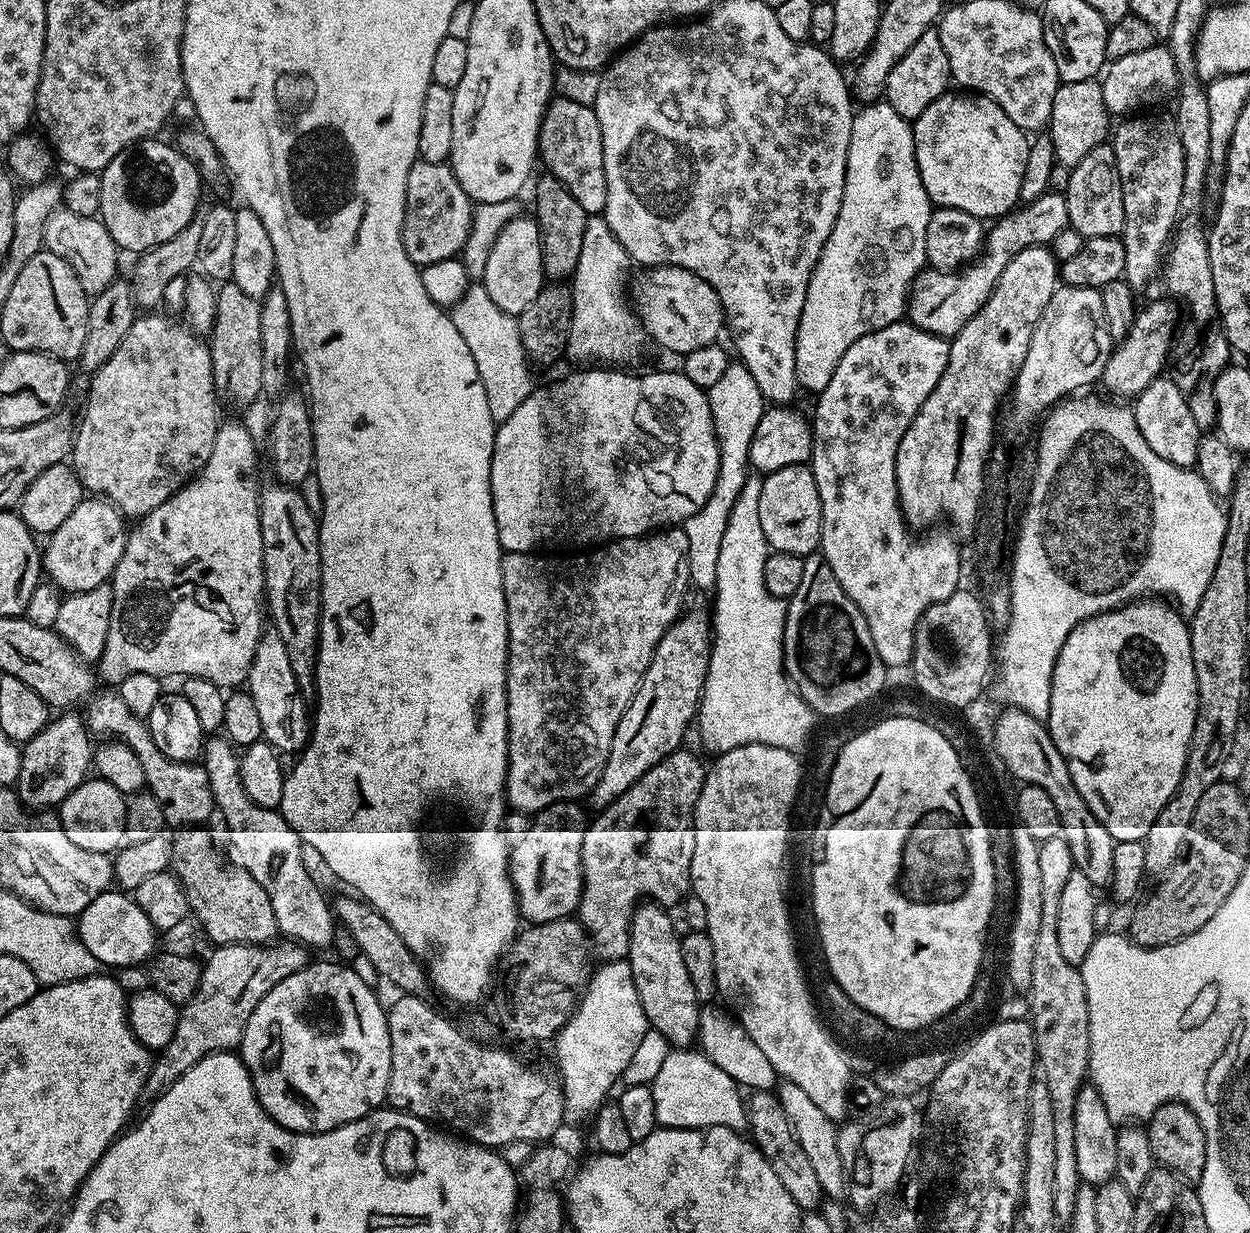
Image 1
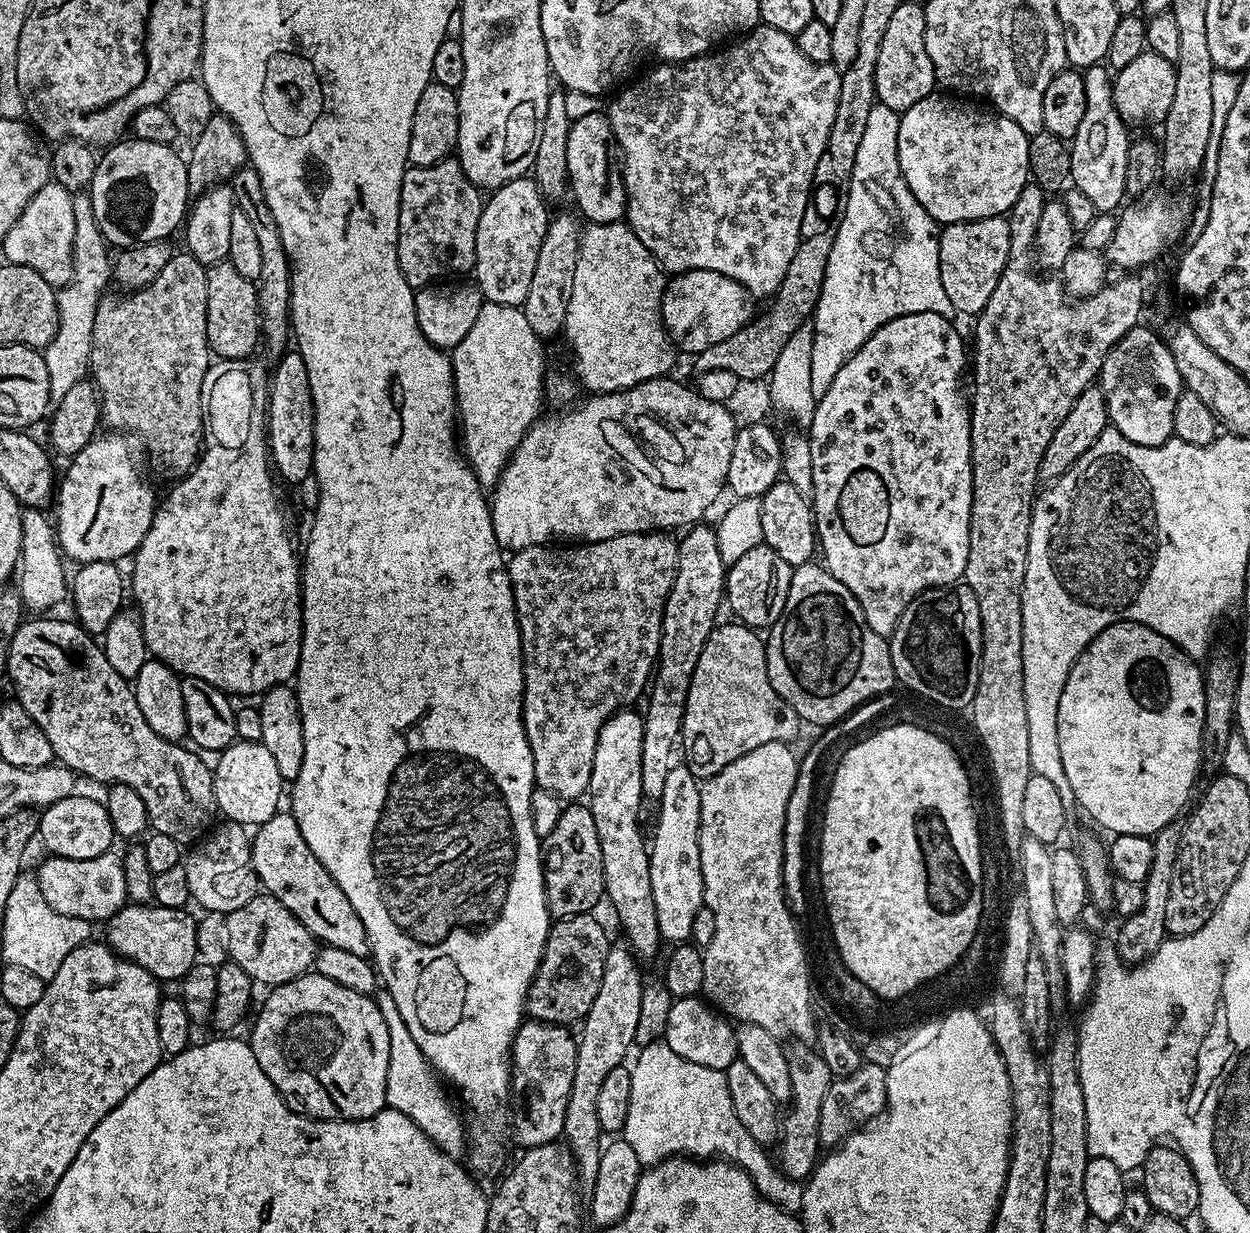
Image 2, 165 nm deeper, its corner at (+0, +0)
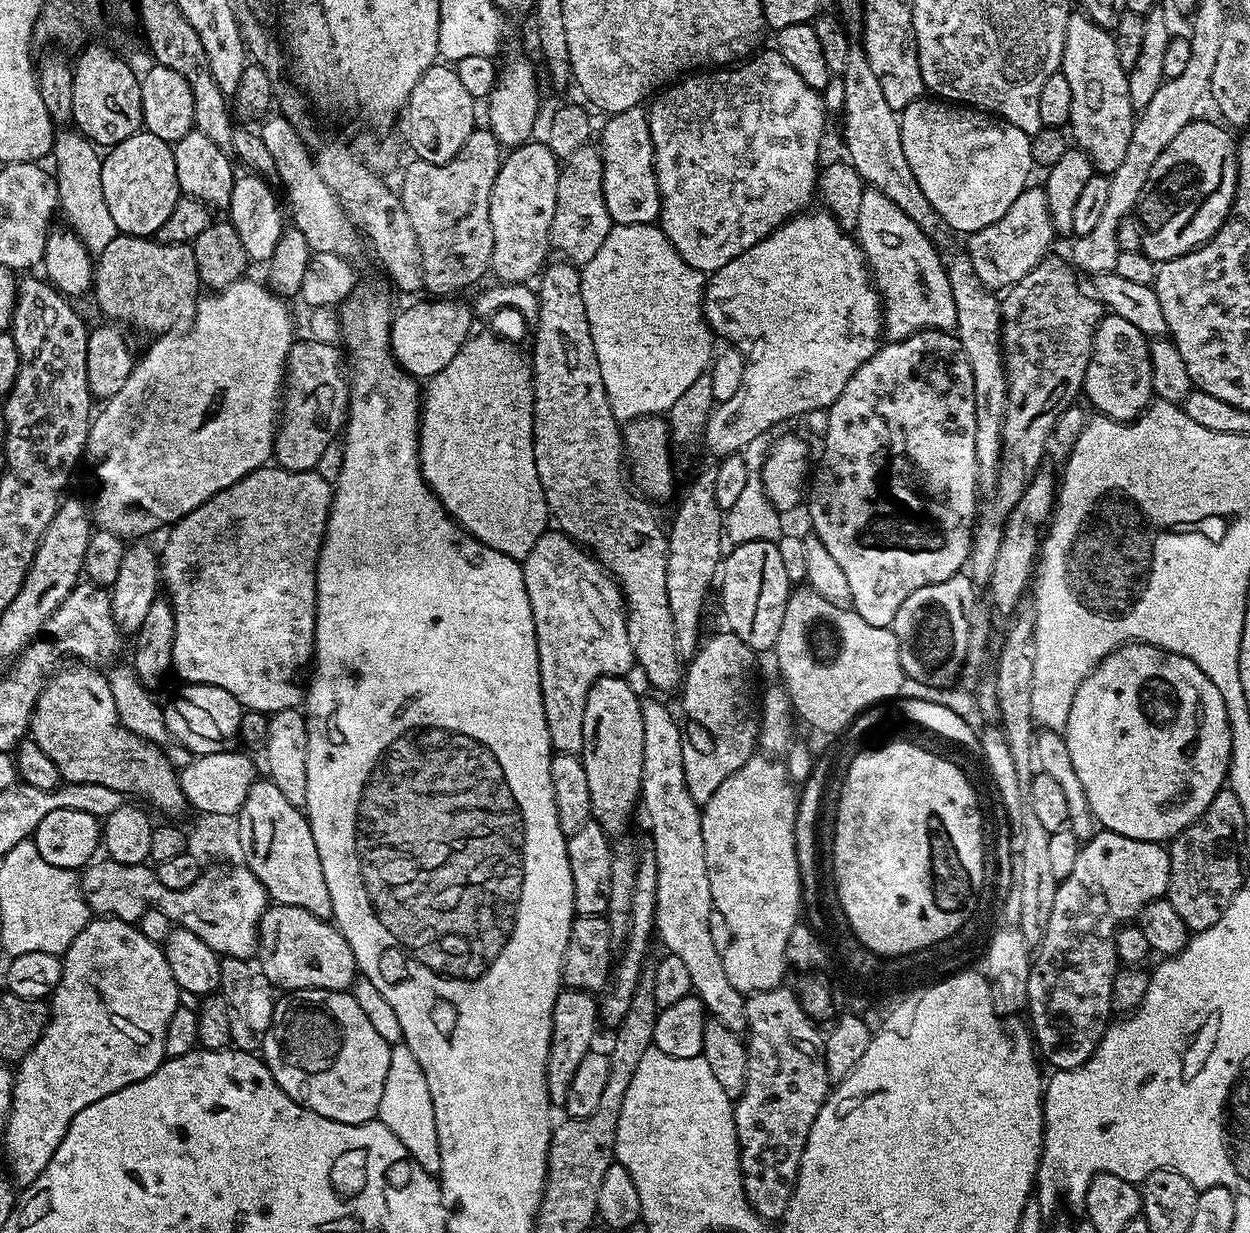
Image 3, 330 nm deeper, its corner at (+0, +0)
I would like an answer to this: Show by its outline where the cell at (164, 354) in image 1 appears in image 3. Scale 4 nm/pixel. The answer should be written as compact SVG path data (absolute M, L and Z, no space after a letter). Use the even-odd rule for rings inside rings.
M117 234L95 261L95 292L96 304L109 321L151 334L173 331L183 316L191 317L196 311L196 301L202 292L192 245L164 244L146 236Z

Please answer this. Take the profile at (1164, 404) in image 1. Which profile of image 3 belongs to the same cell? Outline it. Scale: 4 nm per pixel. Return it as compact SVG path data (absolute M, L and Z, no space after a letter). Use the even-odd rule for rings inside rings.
M1105 315L1100 325L1096 328L1090 362L1086 366L1086 378L1084 379L1083 395L1088 395L1088 400L1097 409L1101 416L1109 416L1111 420L1130 421L1135 420L1143 413L1149 404L1153 403L1154 393L1152 387L1151 354L1149 352L1149 337L1134 326L1134 322L1128 322L1126 318Z

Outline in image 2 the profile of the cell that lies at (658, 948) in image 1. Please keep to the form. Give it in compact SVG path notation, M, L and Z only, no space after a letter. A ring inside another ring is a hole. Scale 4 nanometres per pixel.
M621 710L608 717L600 731L600 741L594 754L594 770L590 770L590 782L586 793L586 806L594 814L594 830L598 830L598 842L602 846L602 870L607 903L612 903L620 924L624 927L623 939L633 955L641 961L652 960L662 947L658 930L658 914L654 914L654 898L650 890L649 849L646 836L640 833L640 804L645 803L642 790L642 734L644 718L639 711Z

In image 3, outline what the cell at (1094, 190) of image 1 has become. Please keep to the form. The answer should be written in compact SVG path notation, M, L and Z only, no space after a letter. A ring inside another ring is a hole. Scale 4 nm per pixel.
M1076 10L1068 17L1068 25L1066 26L1066 38L1064 39L1064 59L1062 61L1062 71L1066 82L1070 82L1070 94L1072 95L1072 105L1070 106L1070 129L1071 135L1076 135L1075 143L1088 153L1095 171L1100 174L1111 174L1118 170L1118 166L1122 166L1122 158L1126 158L1126 146L1130 146L1130 134L1132 133L1132 125L1134 123L1134 109L1130 102L1130 94L1128 93L1128 72L1118 62L1118 50L1116 49L1116 37L1109 29L1098 26L1093 20L1084 15L1083 12Z

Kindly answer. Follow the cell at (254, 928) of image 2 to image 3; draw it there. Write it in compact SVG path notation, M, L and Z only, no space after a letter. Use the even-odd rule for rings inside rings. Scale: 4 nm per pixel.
M273 903L264 909L258 933L258 968L280 990L321 988L346 992L358 979L354 950L335 923L320 920L310 910Z

